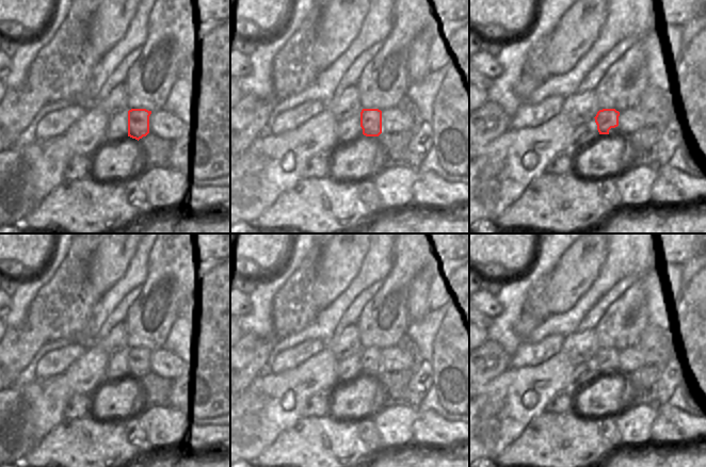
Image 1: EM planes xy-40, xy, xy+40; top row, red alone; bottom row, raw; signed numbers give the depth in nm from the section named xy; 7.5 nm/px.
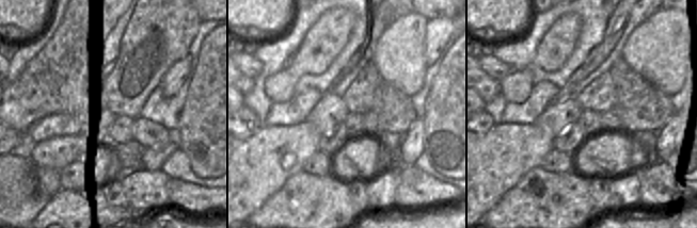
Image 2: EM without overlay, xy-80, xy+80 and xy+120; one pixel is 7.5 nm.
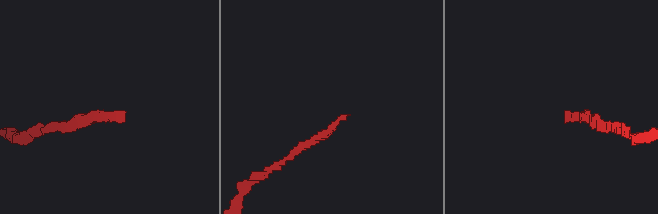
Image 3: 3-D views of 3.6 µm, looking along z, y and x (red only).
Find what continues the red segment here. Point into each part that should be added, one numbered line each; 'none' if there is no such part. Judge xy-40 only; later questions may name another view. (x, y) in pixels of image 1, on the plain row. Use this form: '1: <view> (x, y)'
1: xy-40 (162, 363)

